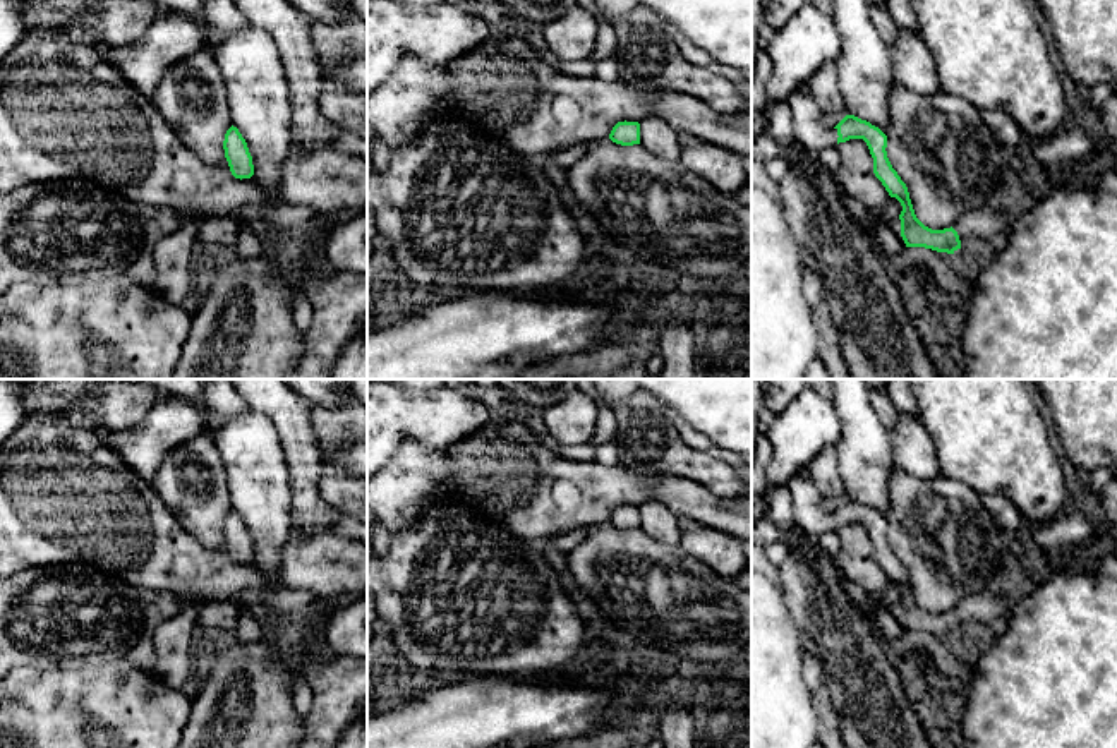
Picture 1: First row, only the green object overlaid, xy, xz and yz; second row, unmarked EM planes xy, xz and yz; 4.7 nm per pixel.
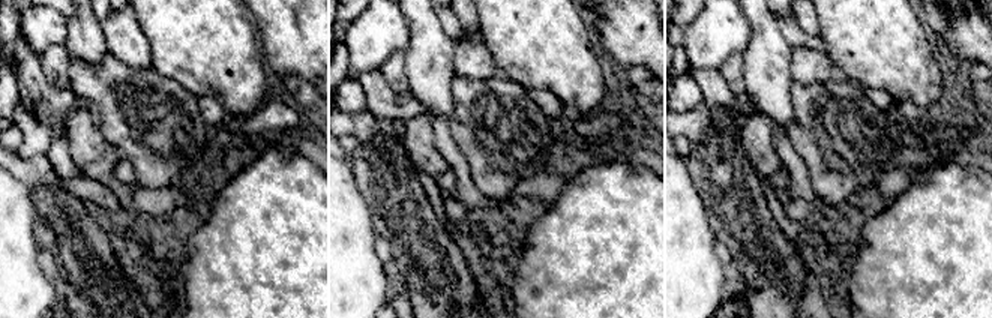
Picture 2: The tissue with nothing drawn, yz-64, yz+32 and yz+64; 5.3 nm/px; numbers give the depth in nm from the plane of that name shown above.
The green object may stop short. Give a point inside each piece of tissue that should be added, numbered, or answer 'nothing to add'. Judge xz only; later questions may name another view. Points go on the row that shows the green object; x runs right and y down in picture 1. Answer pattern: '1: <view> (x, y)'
nothing to add

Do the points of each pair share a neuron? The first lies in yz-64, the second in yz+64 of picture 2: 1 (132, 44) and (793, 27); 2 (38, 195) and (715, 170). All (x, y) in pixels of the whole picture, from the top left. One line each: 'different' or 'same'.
1: different
2: same

